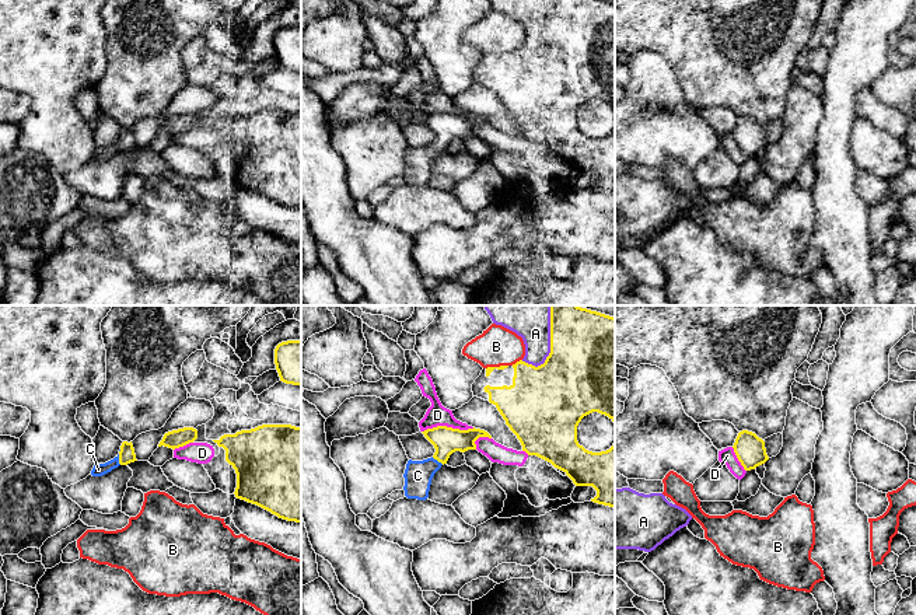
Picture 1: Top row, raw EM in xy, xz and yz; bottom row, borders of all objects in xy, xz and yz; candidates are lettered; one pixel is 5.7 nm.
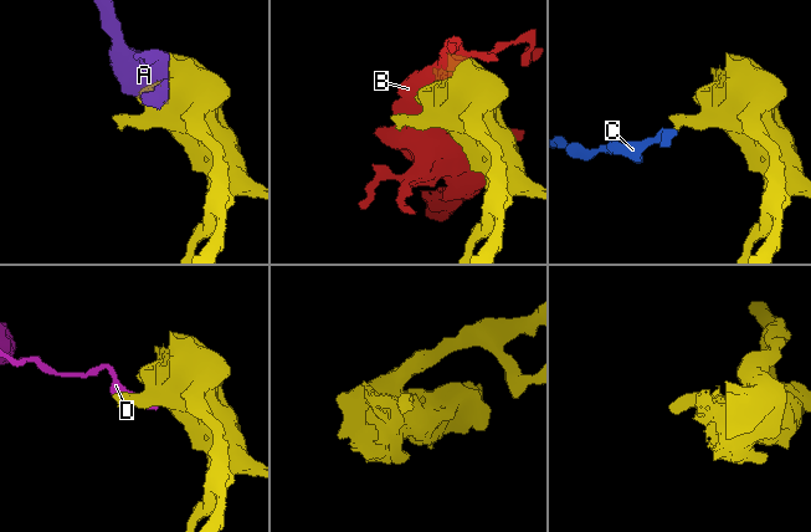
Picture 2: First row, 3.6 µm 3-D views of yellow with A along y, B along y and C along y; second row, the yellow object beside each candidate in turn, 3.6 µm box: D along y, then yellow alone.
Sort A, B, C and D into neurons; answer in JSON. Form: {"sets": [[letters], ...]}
{"sets": [["A", "C"], ["B"], ["D"]]}

